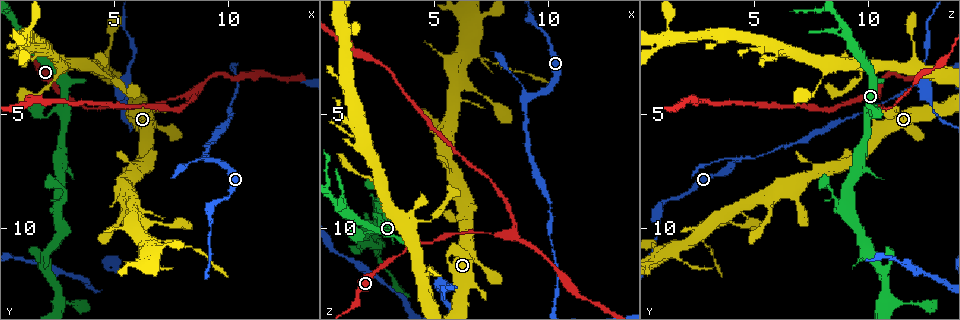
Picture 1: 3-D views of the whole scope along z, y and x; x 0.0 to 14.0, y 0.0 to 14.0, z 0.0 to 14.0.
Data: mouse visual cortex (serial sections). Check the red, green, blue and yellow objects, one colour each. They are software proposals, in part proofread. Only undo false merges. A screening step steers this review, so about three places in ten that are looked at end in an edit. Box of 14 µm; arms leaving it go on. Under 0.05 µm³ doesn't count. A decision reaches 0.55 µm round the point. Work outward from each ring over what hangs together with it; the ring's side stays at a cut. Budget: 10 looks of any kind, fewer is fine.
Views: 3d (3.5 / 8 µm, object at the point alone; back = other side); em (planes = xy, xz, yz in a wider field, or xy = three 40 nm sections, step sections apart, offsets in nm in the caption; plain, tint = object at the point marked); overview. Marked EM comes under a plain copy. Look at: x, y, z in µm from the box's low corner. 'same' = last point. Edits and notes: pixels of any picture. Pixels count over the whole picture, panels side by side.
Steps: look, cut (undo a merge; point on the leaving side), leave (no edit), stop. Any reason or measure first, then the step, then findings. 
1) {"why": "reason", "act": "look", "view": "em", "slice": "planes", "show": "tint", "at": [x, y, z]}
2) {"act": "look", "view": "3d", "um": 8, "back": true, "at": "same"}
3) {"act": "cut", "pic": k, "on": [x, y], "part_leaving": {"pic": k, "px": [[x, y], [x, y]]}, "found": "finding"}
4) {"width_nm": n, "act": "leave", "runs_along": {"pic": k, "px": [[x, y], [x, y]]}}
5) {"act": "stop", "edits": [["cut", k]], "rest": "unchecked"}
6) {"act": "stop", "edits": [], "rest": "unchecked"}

{"why": "narrows sharply", "act": "look", "view": "3d", "um": 3.5, "at": [3.9, 4.7, 10.8]}

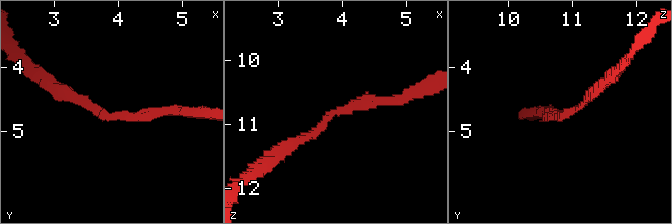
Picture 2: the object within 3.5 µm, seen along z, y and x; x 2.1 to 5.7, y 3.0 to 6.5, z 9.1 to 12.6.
{"act": "look", "view": "em", "slice": "xy", "step": 3, "show": "tint", "at": [3.90, 4.75, 10.75]}

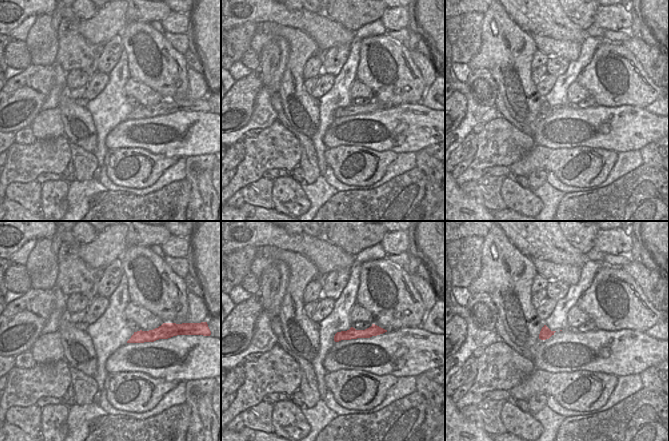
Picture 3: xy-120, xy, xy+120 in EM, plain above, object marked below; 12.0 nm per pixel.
{"act": "leave", "runs_along": {"pic": 2, "px": [[287, 146], [336, 110], [401, 103]]}, "found": "one cell here"}

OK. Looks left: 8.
{"why": "thick turns thin", "act": "look", "view": "3d", "um": 3.5, "at": [8.4, 4.2, 10.3]}

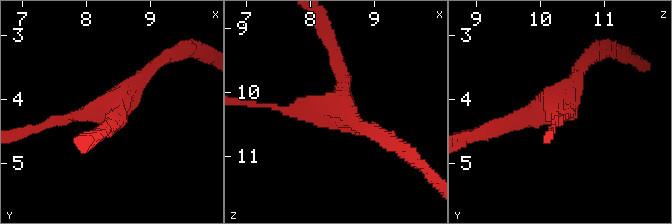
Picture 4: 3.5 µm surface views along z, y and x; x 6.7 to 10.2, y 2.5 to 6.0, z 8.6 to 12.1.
{"arms": 3, "arm_widths_nm": [150, 200, 250], "why": "shape alone is not enough", "act": "look", "view": "em", "slice": "xy", "step": 2, "show": "tint", "at": [8.40, 4.15, 10.20]}

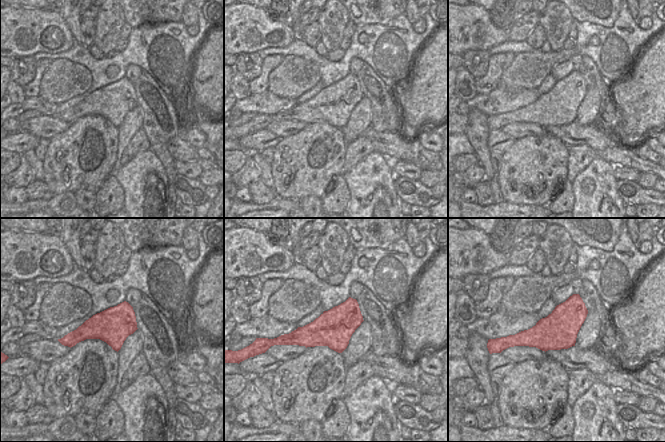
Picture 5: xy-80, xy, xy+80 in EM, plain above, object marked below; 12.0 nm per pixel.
{"act": "leave", "found": "continuous, no second cell"}

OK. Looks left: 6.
{"why": "sharp bend", "act": "look", "view": "3d", "um": 8, "at": [9.3, 7.1, 4.2]}

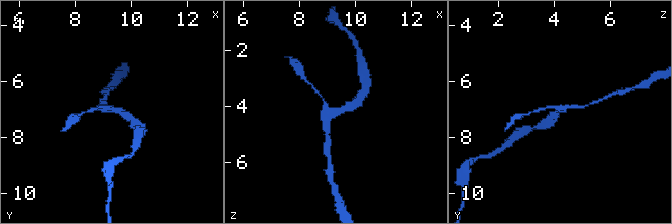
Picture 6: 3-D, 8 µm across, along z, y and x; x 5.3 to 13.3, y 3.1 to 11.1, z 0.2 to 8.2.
{"why": "zoom in", "act": "look", "view": "3d", "um": 3.5, "at": [9.4, 6.9, 4.3]}

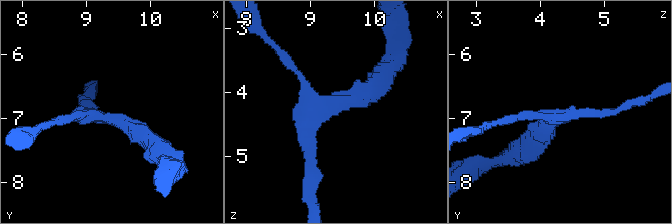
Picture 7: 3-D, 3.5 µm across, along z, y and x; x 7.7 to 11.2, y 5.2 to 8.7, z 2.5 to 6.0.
{"arms": 3, "arm_widths_nm": [100, 200, 300], "act": "look", "view": "em", "slice": "xy", "step": 1, "show": "tint", "at": [9.35, 6.95, 4.20]}

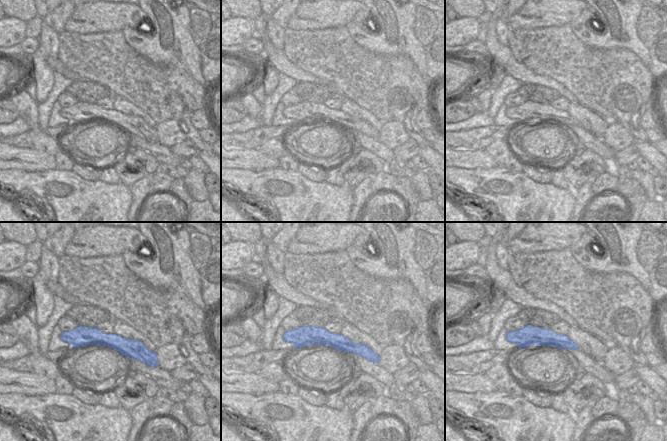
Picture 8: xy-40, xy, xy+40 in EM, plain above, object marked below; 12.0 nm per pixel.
{"act": "leave", "runs_along": {"pic": 7, "px": [[381, 81], [304, 129], [310, 160]]}, "found": "all the same cell"}

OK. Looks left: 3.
{"why": "a narrow waist", "act": "look", "view": "3d", "um": 3.5, "at": [7.5, 10.6, 2.8]}

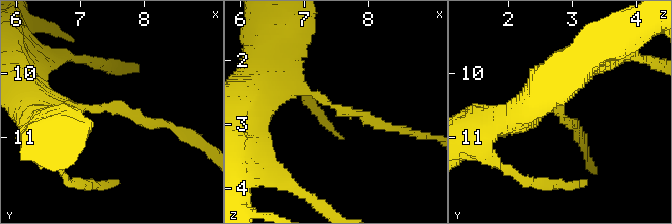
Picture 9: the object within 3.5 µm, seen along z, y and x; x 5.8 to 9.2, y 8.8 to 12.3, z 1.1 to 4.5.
{"why": "need the tissue", "act": "look", "view": "em", "slice": "xy", "step": 3, "show": "tint", "at": [7.50, 10.55, 2.75]}

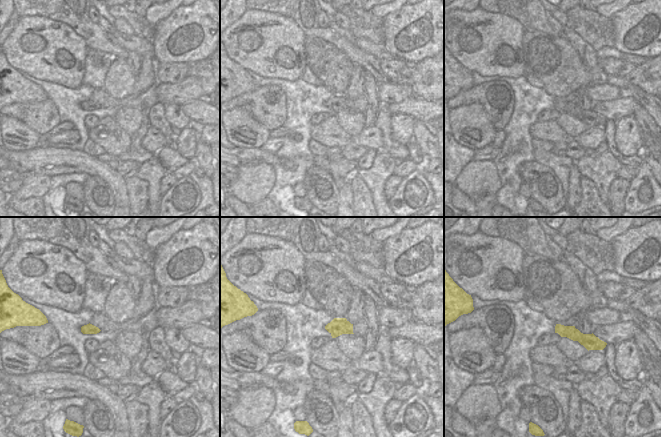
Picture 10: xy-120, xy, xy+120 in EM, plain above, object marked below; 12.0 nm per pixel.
{"why": "another direction", "act": "look", "view": "em", "slice": "xy", "step": 1, "show": "tint", "at": "same"}

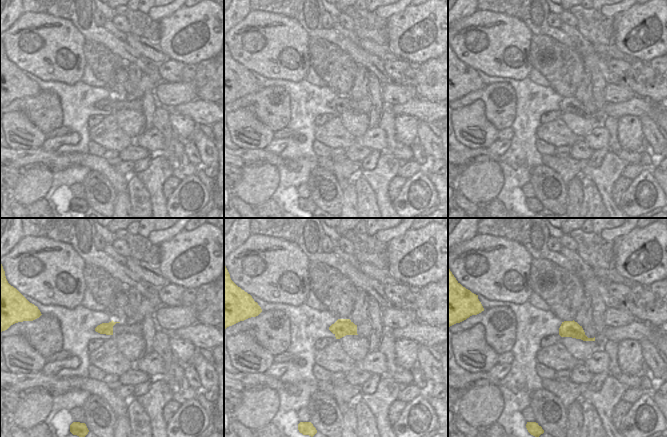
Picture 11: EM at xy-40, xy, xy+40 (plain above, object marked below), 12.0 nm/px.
{"arm_widths_nm": [150, 350], "act": "leave", "runs_along": {"pic": 9, "px": [[275, 80], [395, 128]]}, "found": "continuous, no second cell"}

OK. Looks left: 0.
{"act": "stop", "edits": [], "rest": "unchecked"}

